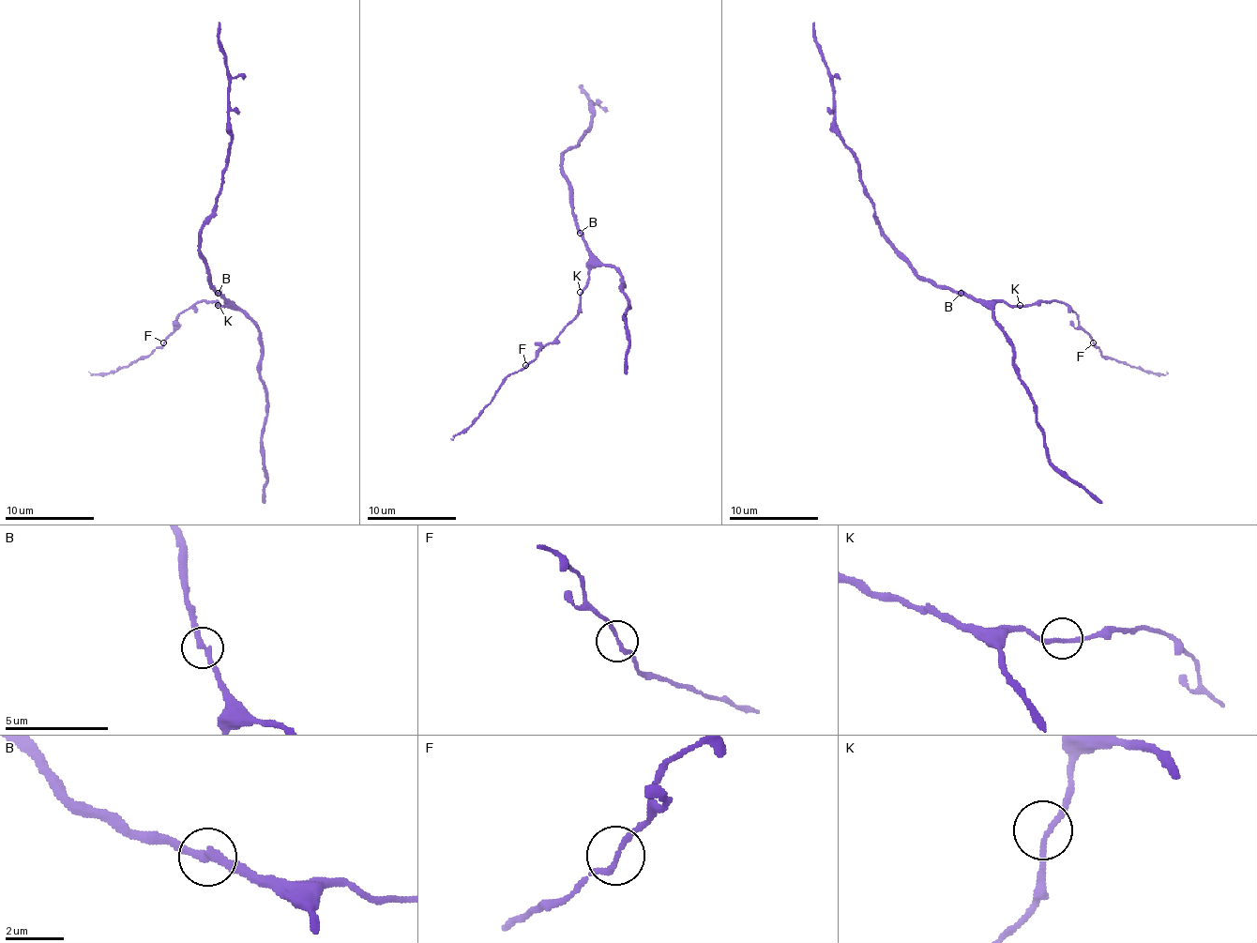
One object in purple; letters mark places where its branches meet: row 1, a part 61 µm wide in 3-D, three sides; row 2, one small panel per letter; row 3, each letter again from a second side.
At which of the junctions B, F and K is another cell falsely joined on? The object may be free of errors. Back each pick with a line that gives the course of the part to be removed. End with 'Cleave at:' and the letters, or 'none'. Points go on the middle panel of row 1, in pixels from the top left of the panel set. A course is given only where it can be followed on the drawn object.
Cleave at: none

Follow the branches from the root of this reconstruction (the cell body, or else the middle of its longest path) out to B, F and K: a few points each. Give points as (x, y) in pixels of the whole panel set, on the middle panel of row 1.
B: (573, 211), (573, 220), (580, 233)
F: (573, 211), (578, 233), (589, 253), (589, 281), (580, 294), (580, 311), (526, 365)
K: (573, 211), (578, 233), (589, 253), (589, 281), (580, 292)

